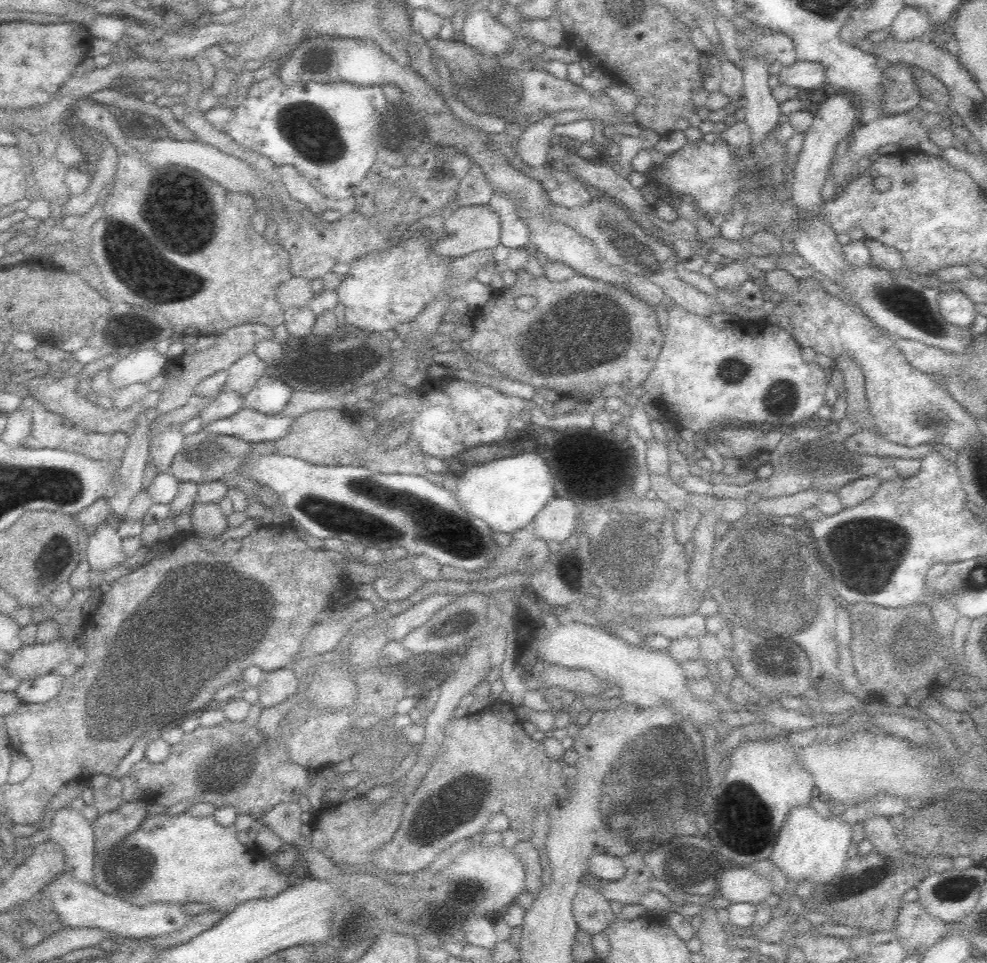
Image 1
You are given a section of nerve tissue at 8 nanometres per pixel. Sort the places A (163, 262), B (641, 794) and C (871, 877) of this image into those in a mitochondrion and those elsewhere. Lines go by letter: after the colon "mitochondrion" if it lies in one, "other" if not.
A: mitochondrion
B: mitochondrion
C: other

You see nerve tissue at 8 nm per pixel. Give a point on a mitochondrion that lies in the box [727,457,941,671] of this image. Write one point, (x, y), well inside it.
(884, 548)

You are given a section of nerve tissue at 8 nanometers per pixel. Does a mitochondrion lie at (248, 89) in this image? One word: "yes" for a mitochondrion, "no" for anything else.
no

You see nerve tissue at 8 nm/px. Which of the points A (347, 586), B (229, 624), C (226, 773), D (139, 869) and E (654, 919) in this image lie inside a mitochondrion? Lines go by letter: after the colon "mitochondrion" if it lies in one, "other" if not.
A: other
B: mitochondrion
C: mitochondrion
D: mitochondrion
E: other

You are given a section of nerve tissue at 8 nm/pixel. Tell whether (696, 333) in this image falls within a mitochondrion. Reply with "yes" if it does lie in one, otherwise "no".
no

